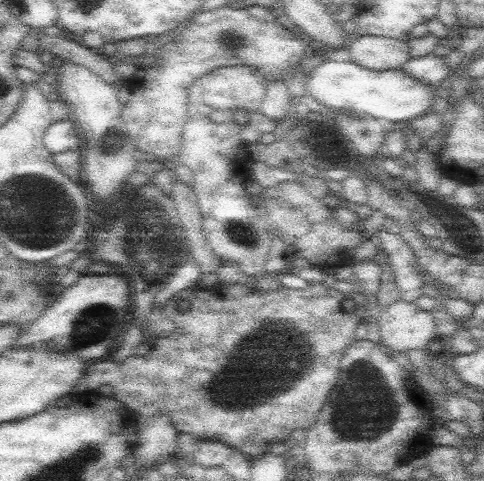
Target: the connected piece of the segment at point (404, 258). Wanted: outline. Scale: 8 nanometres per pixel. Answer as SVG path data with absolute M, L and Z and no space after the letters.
M382 229L376 233L371 232L370 235L378 243L378 249L382 247L390 259L401 298L406 302L414 302L416 298L423 295L424 282L428 280L418 264L414 249L408 245L401 234Z

